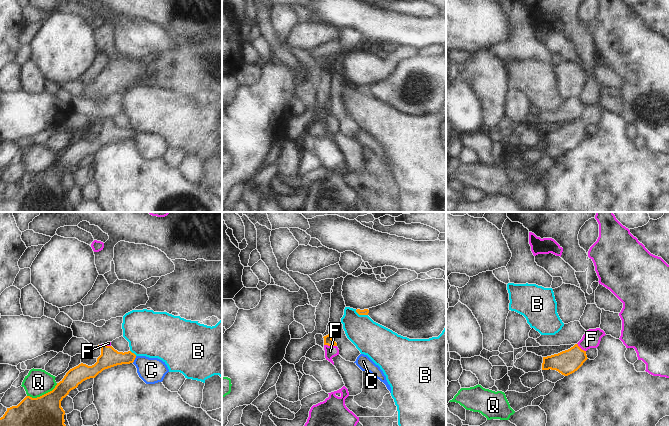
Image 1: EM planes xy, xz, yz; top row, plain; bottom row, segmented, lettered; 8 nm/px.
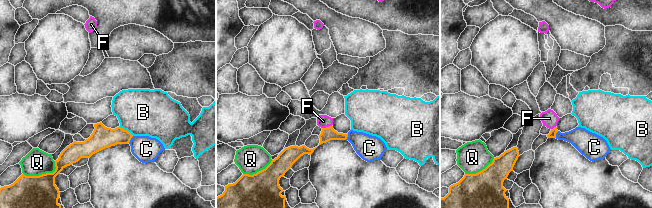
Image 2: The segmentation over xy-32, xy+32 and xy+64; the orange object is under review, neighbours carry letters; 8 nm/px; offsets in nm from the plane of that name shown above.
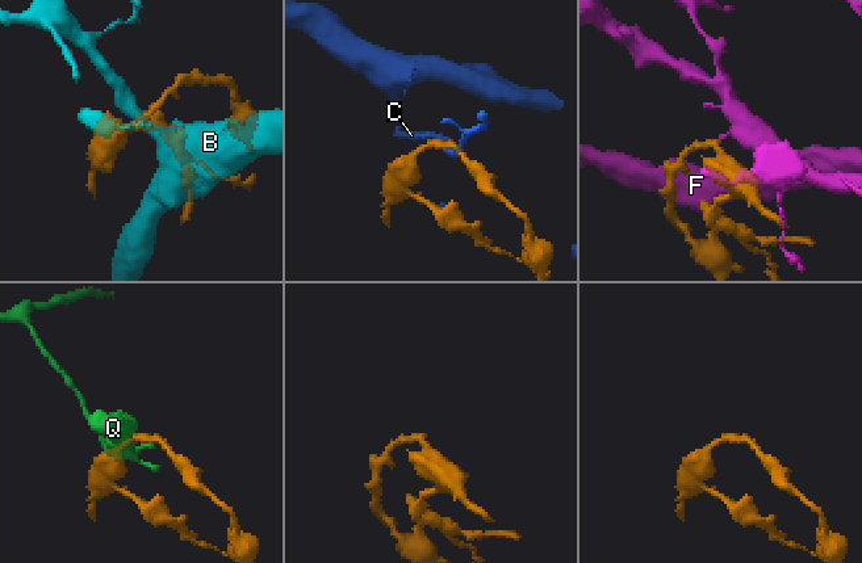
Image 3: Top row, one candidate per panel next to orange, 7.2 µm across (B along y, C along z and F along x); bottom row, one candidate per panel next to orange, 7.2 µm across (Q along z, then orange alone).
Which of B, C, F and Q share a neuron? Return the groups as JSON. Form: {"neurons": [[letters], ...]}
{"neurons": [["B"], ["C"], ["F"], ["Q"]]}

